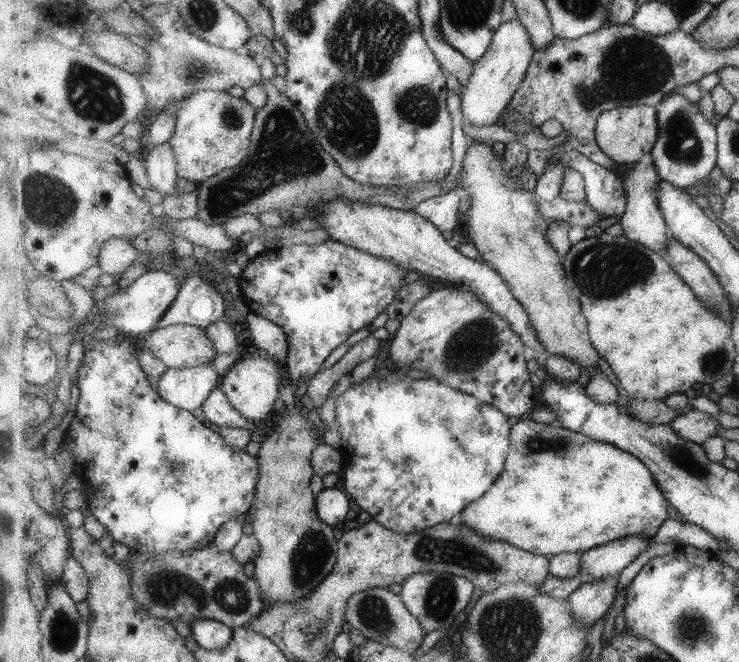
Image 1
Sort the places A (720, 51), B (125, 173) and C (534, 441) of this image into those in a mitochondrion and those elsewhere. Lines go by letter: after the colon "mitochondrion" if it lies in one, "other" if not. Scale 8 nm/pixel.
A: other
B: other
C: mitochondrion

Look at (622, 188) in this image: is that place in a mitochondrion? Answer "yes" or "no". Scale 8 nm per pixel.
no

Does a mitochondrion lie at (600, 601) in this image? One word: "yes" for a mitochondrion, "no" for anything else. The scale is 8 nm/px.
no

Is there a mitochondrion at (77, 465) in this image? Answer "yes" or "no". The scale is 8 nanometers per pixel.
no

